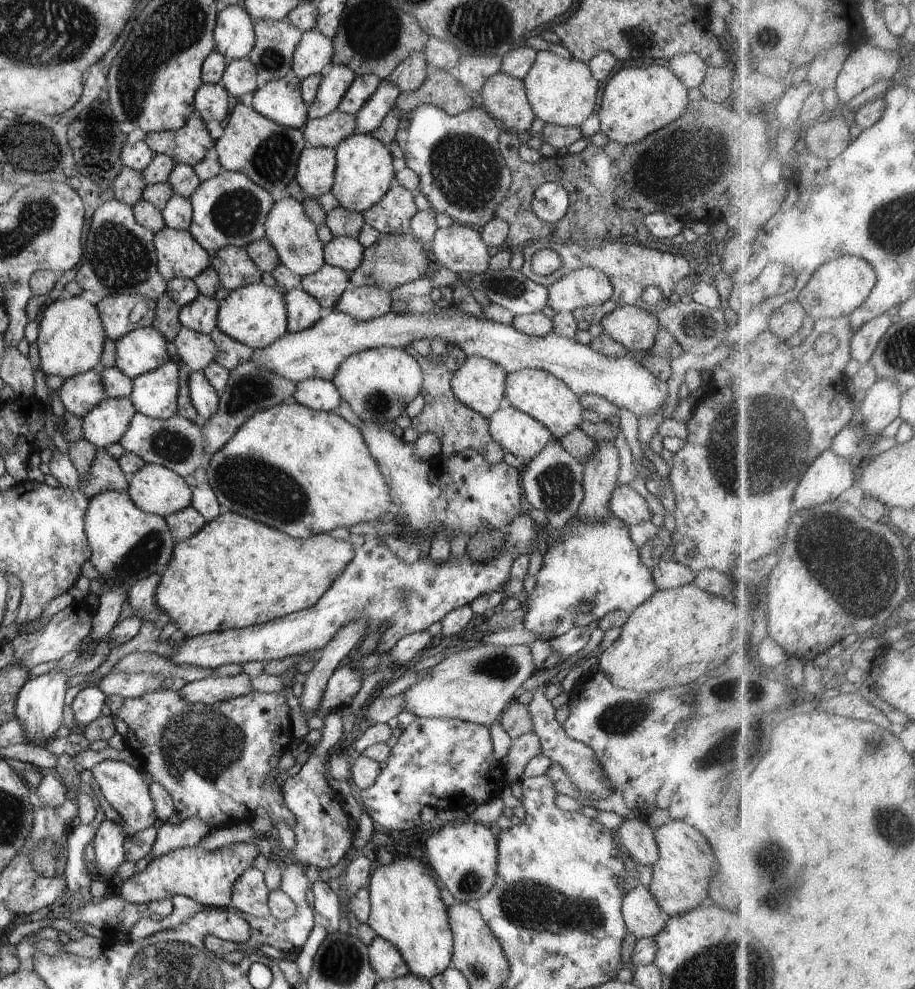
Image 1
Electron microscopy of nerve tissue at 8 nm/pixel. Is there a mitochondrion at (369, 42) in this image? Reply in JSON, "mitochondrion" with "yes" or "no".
{"mitochondrion":"yes"}

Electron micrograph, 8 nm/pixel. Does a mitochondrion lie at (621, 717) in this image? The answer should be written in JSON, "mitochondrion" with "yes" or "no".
{"mitochondrion":"yes"}

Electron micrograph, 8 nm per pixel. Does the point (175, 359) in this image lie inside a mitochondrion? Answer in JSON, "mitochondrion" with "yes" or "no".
{"mitochondrion":"no"}

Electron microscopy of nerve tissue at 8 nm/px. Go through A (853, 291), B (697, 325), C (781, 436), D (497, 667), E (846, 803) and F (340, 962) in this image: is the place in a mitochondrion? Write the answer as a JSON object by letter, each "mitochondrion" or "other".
{"A":"other","B":"mitochondrion","C":"mitochondrion","D":"mitochondrion","E":"other","F":"mitochondrion"}

